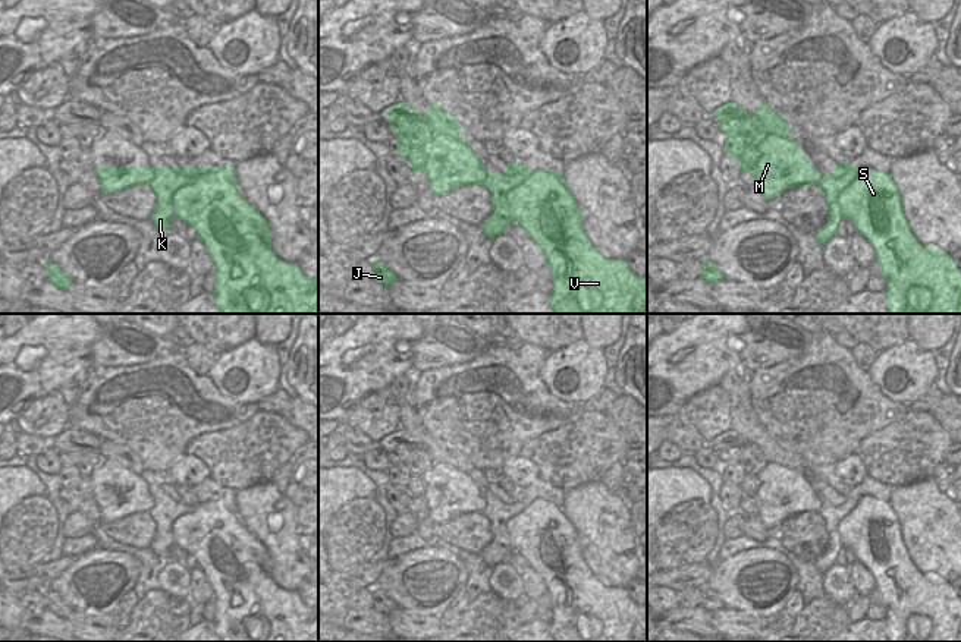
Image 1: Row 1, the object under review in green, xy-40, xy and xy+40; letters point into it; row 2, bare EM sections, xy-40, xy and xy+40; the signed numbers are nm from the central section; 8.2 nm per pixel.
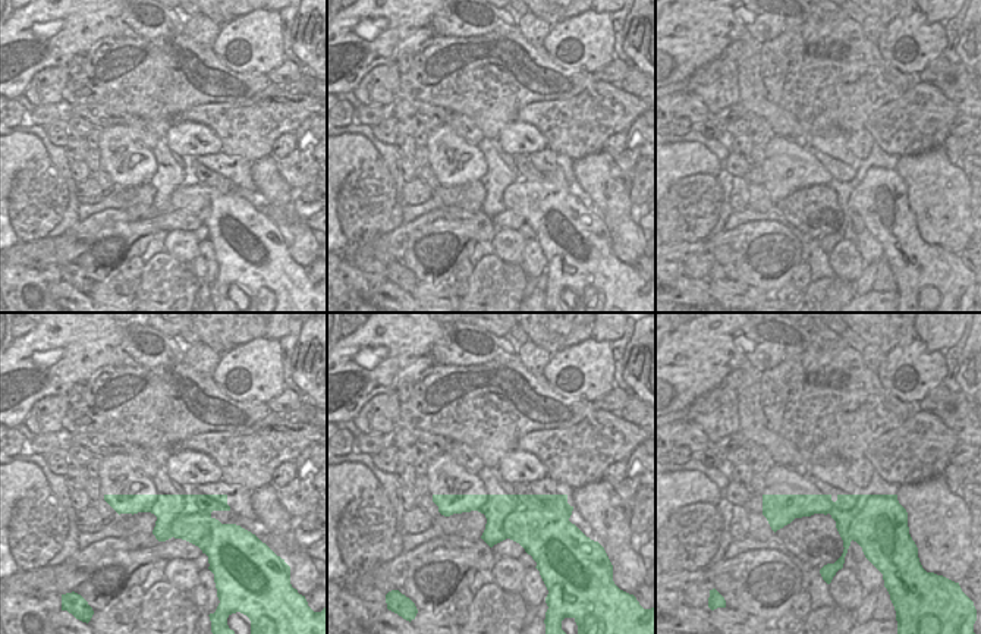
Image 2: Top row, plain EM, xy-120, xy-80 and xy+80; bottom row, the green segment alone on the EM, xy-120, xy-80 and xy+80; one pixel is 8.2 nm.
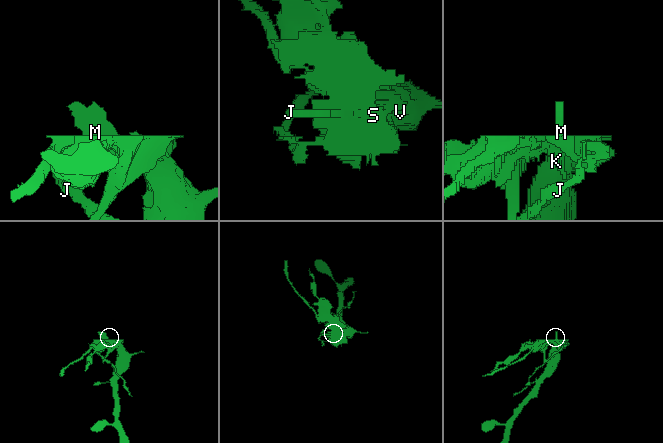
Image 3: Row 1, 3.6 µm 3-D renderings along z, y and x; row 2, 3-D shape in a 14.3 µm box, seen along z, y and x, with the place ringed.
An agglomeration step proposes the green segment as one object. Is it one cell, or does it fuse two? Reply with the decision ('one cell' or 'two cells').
two cells

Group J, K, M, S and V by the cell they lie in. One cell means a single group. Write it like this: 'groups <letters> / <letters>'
groups J K M / S V

